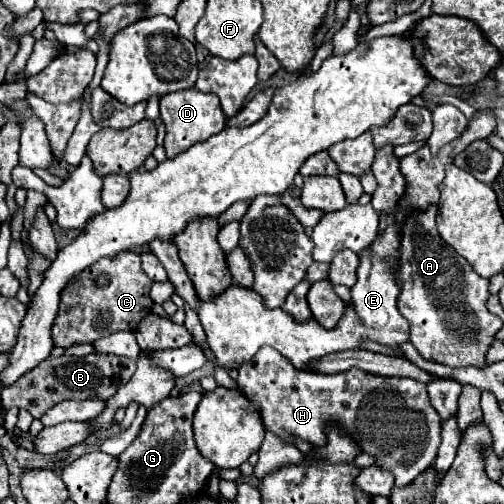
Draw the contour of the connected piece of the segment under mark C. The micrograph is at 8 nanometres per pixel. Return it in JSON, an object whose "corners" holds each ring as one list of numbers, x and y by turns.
{"corners":[[121,253,117,261,97,261,93,269,73,277,69,289,61,293,61,309,53,323,53,343,67,349,75,343,93,343,119,329,135,331,141,319,151,313,151,285,153,281,141,269,137,253]]}

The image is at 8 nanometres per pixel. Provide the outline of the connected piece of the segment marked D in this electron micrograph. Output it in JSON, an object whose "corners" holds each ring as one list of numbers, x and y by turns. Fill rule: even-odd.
{"corners":[[191,87,185,91,167,93,159,99,161,105,161,121,165,123,167,137,165,137,165,151,167,157,173,159,177,153,189,149,195,143,207,141,211,135,217,135,223,127,227,117,223,115,223,109,219,105,219,99,213,97,213,93,201,93,199,89]]}

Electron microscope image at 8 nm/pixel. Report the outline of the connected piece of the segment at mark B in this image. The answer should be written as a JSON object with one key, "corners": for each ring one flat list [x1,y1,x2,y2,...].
{"corners":[[91,353,85,357,47,357,37,367,21,375,13,385,3,389,3,409,27,409,35,419,41,419,53,405,65,399,103,399,107,401,117,393,119,387,129,383,135,373,135,361,127,357,105,357]]}

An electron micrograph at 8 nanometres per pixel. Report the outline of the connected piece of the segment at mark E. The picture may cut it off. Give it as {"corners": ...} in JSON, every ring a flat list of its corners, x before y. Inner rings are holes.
{"corners":[[393,225,393,229,387,229,381,237,377,237,373,241,373,247,369,247,363,255,361,255,361,265,357,269,357,285,351,289,351,305,347,305,345,315,341,317,341,321,337,323,337,327,333,329,325,329,321,327,315,319,297,323,287,311,283,309,269,309,265,305,265,301,261,301,261,295,255,293,253,289,245,289,239,285,231,285,229,291,221,293,221,297,217,297,217,301,201,301,199,307,199,321,207,333,207,343,213,349,217,361,227,367,227,369,237,369,239,365,243,365,245,361,253,359,253,355,263,347,269,345,273,349,277,349,283,357,287,357,297,369,307,369,307,365,311,361,319,361,321,357,329,355,329,353,337,353,337,351,347,351,347,349,363,349,365,341,373,341,391,349,399,349,403,343,409,341,409,325,405,321,405,317,401,317,399,309,397,309,397,281,393,281,393,261,397,261,397,225]]}

